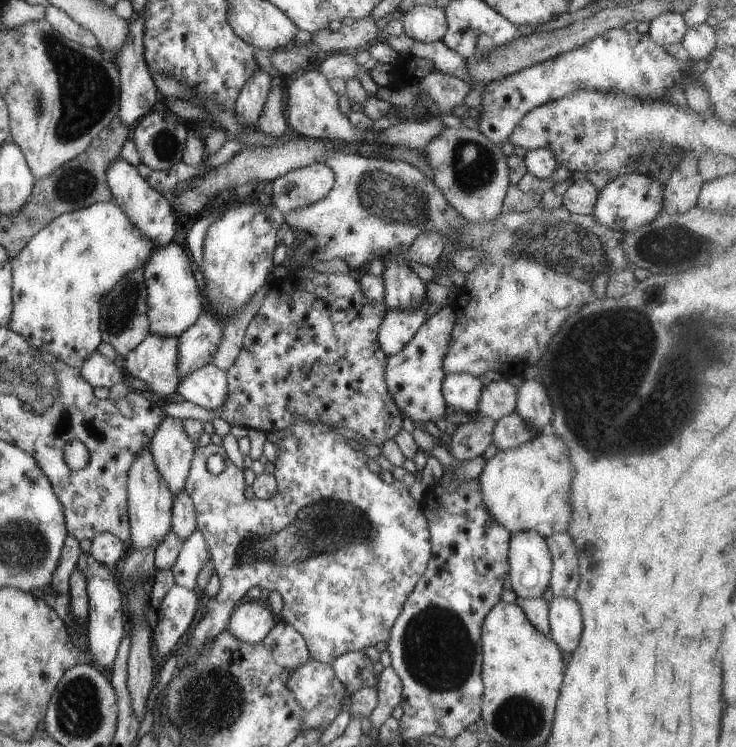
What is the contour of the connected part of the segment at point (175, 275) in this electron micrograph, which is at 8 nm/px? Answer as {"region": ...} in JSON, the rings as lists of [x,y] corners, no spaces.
{"region":[[[178,244],[154,248],[143,266],[147,287],[149,332],[163,338],[180,337],[202,315],[202,294],[192,273],[193,262]]]}

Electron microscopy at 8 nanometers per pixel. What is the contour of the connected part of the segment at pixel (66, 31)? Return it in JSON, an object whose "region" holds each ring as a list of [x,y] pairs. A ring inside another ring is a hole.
{"region":[[[51,4],[48,5],[44,20],[46,20],[63,38],[90,49],[100,49],[96,36],[76,24],[76,22],[61,9]]]}

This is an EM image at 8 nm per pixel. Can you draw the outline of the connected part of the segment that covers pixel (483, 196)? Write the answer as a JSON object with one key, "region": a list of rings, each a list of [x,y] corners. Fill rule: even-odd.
{"region":[[[446,127],[420,152],[432,167],[433,183],[444,194],[449,206],[472,223],[485,225],[495,220],[502,211],[507,190],[511,185],[510,168],[502,146],[491,142],[480,130]]]}

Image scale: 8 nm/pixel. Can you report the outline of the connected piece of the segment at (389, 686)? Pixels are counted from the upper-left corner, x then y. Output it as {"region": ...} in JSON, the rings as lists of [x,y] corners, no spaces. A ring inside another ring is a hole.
{"region":[[[389,665],[384,668],[378,680],[379,704],[374,711],[368,716],[373,725],[379,730],[395,710],[401,705],[403,696],[403,687],[396,670]]]}

